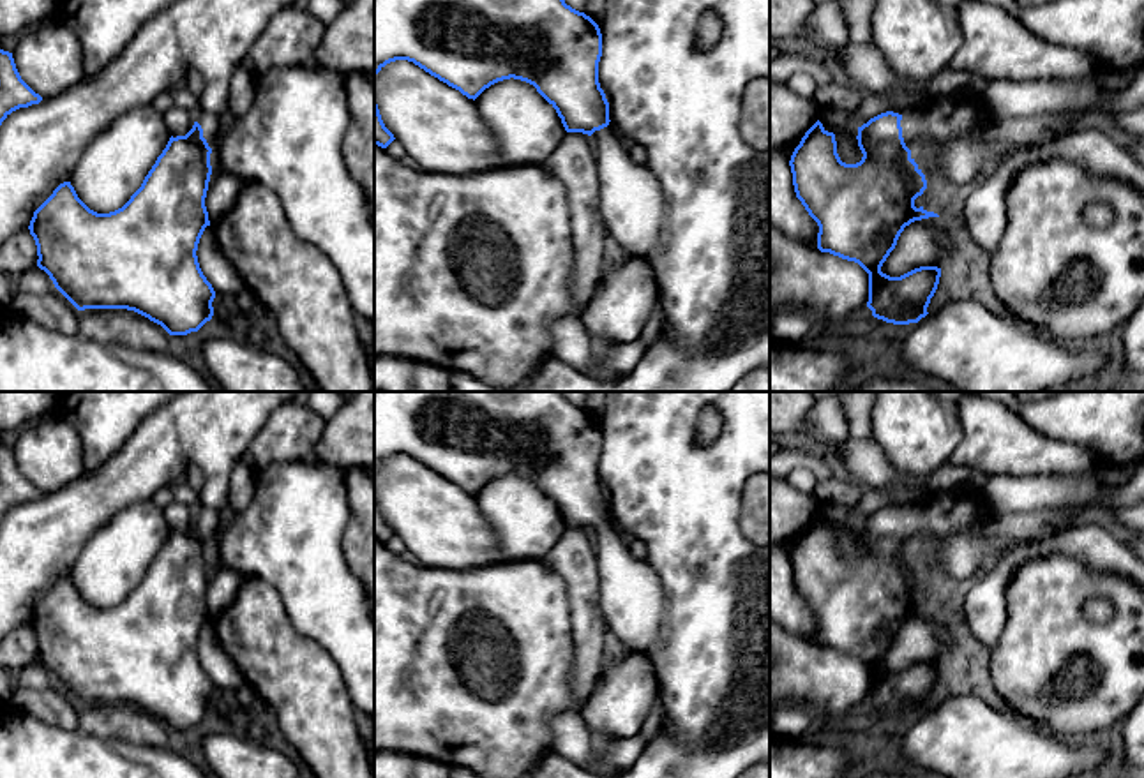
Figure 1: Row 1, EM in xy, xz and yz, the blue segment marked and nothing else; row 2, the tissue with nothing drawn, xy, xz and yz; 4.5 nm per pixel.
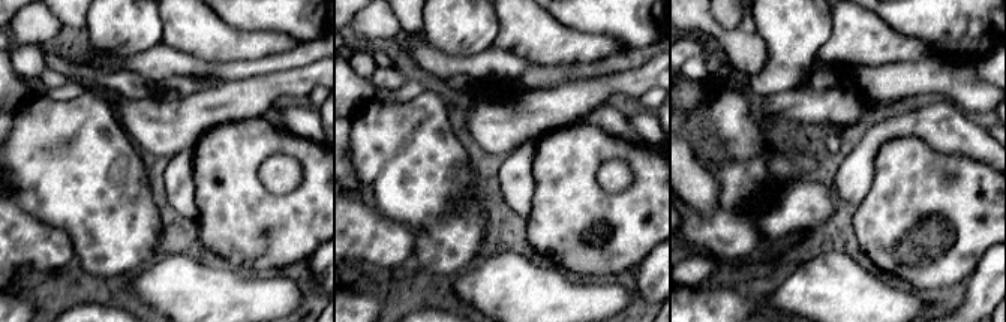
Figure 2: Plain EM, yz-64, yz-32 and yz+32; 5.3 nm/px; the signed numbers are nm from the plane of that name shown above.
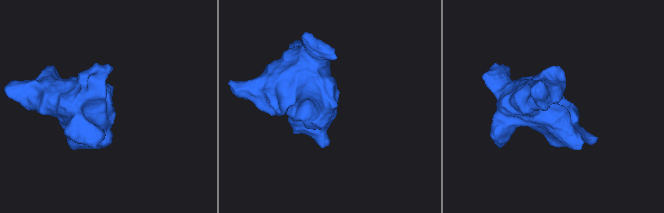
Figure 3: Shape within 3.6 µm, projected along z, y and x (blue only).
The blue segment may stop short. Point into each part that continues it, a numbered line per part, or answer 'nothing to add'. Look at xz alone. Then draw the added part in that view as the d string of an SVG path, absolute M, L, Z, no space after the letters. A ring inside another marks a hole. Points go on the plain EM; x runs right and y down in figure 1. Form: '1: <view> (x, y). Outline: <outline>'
1: xz (631, 595). Outline: M611 522L591 531L600 575L598 602L607 628L625 651L646 655L666 619L664 587L648 561L636 559Z

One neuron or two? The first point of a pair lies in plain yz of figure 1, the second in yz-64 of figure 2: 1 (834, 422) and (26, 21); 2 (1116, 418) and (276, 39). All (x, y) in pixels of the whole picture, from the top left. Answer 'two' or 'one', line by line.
1: one
2: two

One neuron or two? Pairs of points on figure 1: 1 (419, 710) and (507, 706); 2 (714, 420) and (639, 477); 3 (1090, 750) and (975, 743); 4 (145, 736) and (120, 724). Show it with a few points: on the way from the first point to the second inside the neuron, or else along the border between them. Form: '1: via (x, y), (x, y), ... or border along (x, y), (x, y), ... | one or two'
1: via (440, 706), (486, 706) | one
2: border along (717, 410), (721, 433), (703, 445) | two
3: via (1061, 752), (1003, 752) | one
4: via (140, 731), (126, 724) | one

